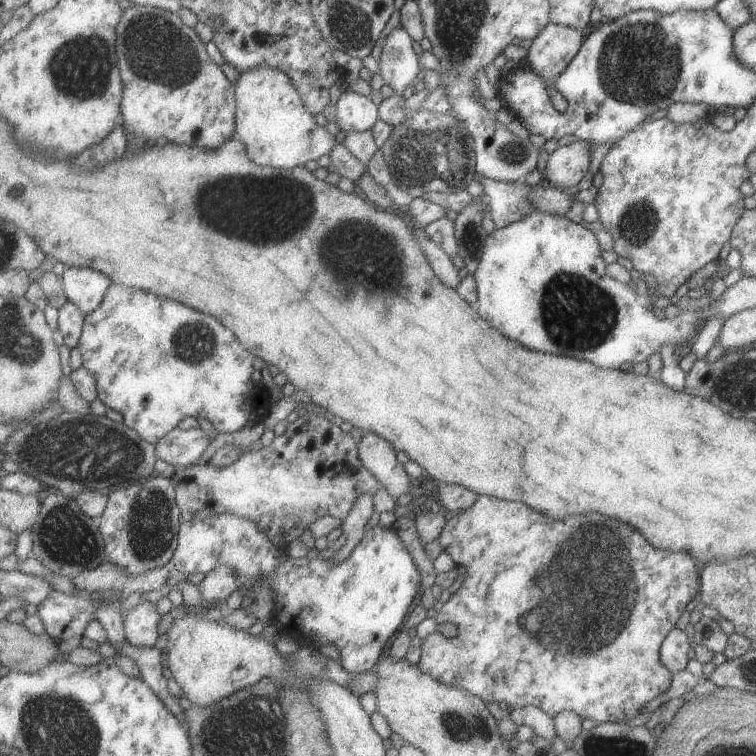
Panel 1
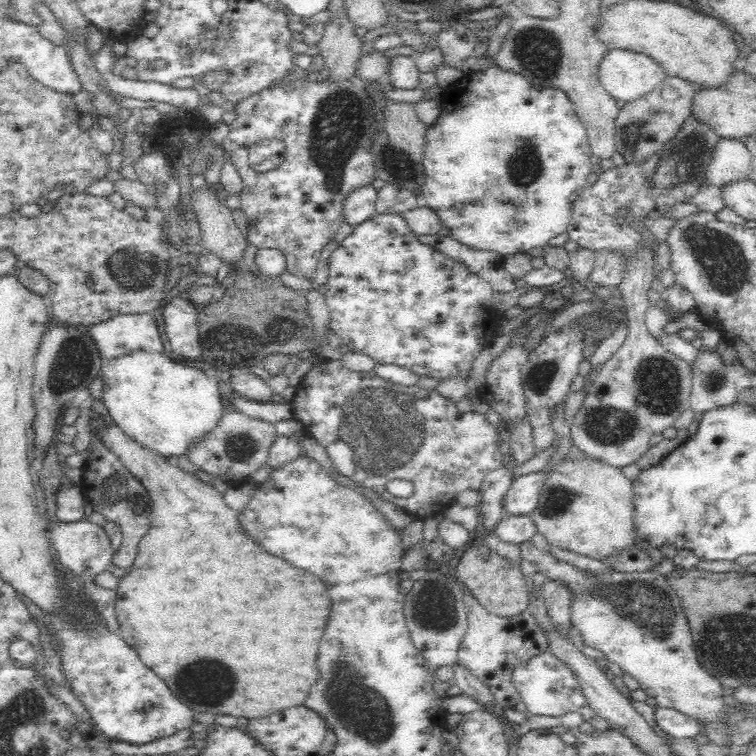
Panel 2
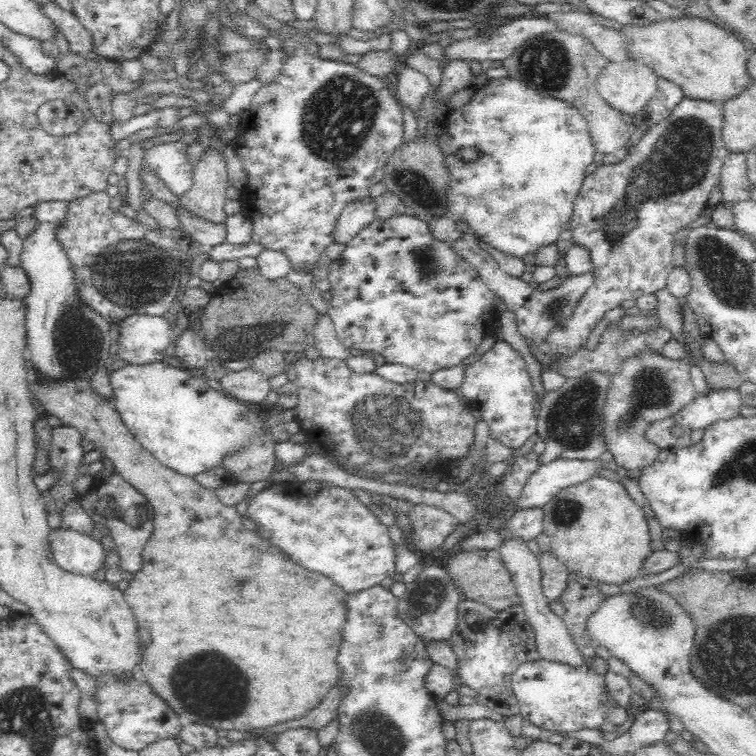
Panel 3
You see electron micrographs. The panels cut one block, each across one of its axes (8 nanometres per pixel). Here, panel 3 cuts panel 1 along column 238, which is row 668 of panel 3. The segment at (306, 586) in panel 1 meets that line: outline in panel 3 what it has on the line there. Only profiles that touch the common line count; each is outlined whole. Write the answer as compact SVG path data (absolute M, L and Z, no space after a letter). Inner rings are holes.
M528 660L518 665L516 671L512 674L511 690L514 697L518 700L520 713L523 720L527 720L532 726L540 727L545 731L552 733L570 733L582 729L598 730L602 726L604 707L604 697L602 697L602 688L604 688L605 676L600 676L592 669L574 669L574 666L561 664L560 662L550 660Z

